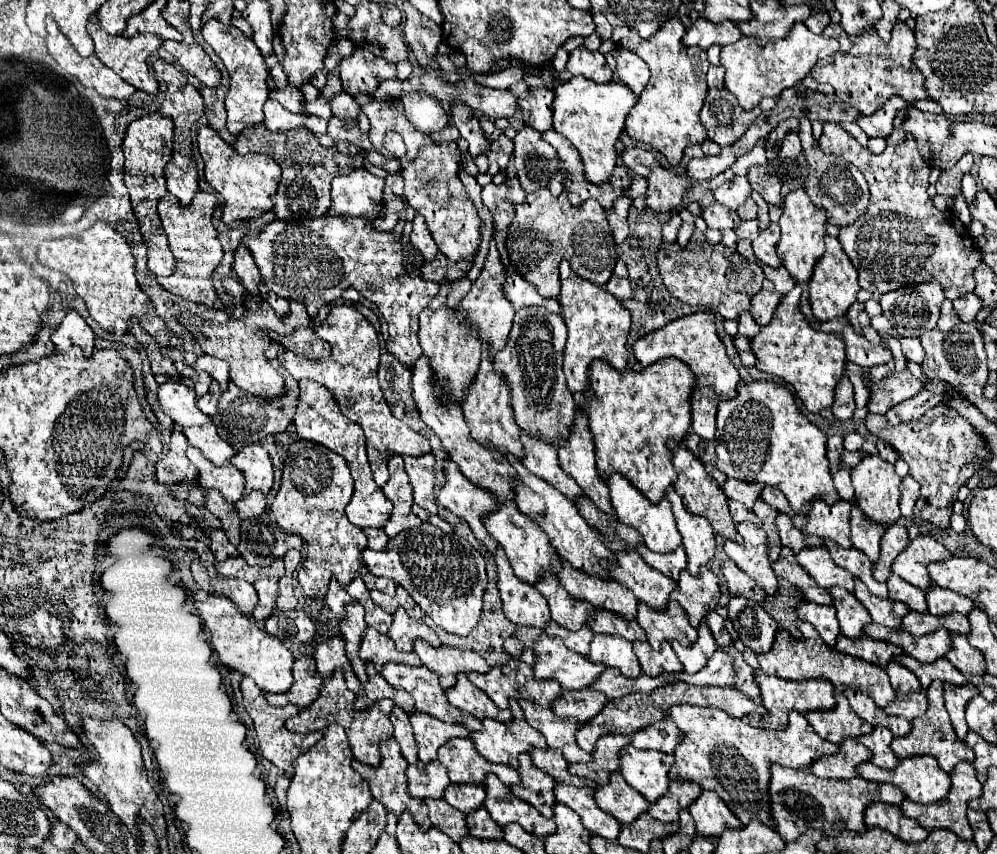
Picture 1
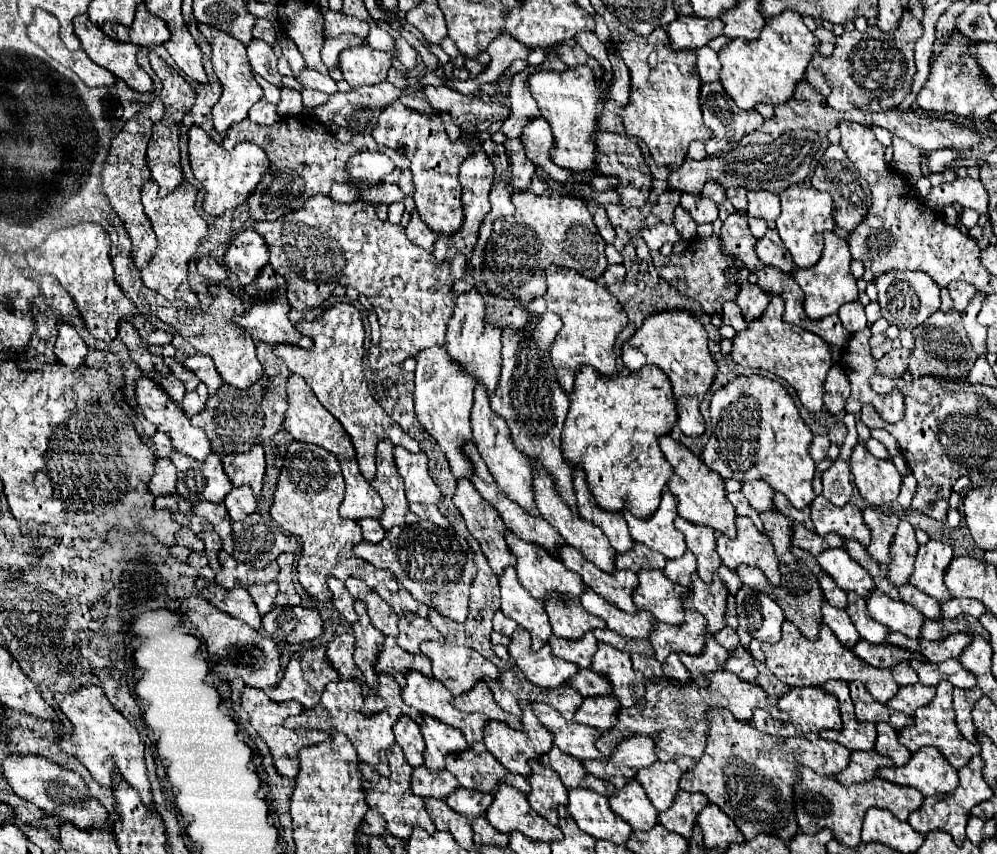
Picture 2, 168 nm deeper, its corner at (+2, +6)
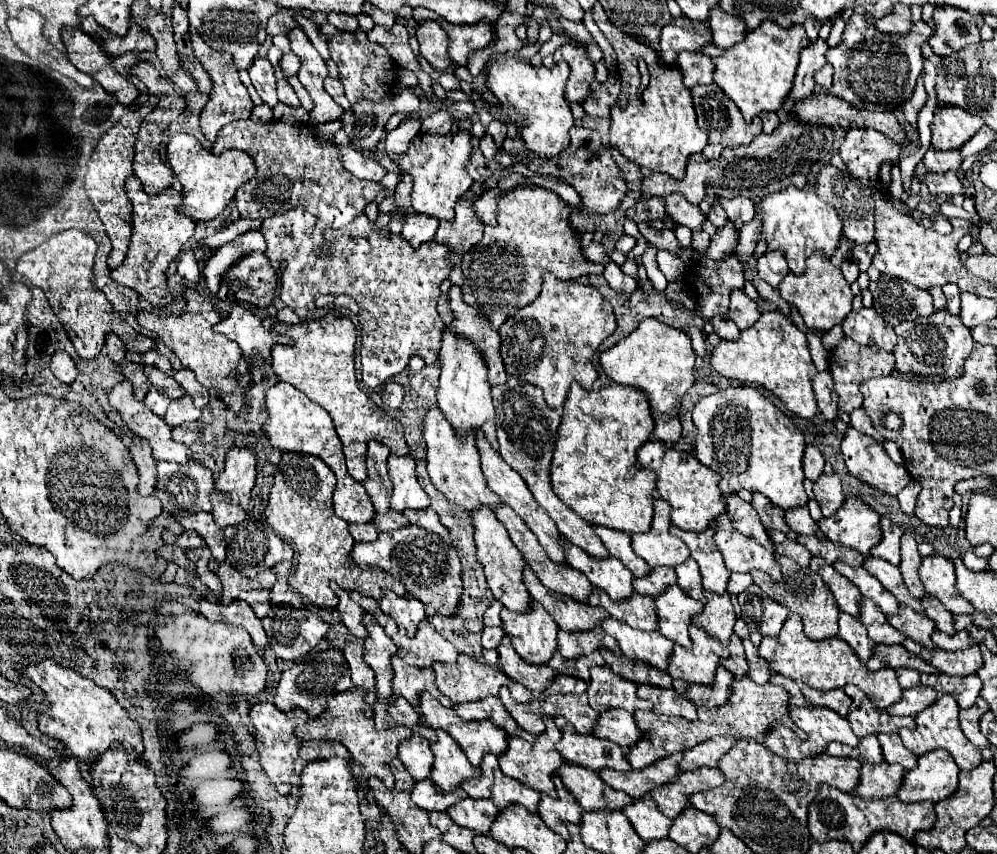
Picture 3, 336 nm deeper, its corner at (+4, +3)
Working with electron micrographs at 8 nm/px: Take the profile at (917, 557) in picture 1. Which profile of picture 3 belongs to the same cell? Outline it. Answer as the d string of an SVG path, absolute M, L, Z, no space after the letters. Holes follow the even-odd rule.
M926 555L922 557L920 565L920 581L926 593L940 599L940 603L952 613L972 613L974 607L964 601L964 597L956 595L956 577L954 577L954 563L944 555Z

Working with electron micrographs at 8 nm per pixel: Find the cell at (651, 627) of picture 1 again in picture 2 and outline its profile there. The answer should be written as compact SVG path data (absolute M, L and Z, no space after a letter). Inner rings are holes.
M686 610L686 622L682 626L654 624L654 638L650 638L650 644L654 646L656 660L664 664L672 652L684 652L692 656L702 654L706 646L706 634L706 620L702 614Z

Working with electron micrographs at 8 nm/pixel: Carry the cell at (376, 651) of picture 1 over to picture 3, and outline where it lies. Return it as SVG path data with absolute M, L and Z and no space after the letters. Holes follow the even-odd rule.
M392 655L392 669L394 669L394 679L392 679L394 695L400 695L406 701L410 701L412 705L416 705L418 695L422 691L428 691L442 705L452 707L452 701L448 701L448 697L444 697L434 685L434 669L432 667L410 667L398 655Z

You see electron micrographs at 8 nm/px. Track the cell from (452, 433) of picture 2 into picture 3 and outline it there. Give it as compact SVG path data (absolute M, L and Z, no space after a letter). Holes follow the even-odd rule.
M434 405L426 411L424 441L428 447L426 461L428 461L430 479L438 487L438 491L442 491L452 503L460 505L466 513L476 509L480 503L486 507L494 507L500 503L500 497L496 497L496 493L492 493L488 489L484 473L480 469L480 455L474 445L474 433L472 431L456 431L456 427L452 427L448 423L444 413L440 413L438 405Z

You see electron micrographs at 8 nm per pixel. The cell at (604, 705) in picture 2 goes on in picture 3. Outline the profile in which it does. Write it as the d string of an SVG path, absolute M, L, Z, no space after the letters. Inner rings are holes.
M608 709L608 713L600 713L600 721L596 721L596 729L592 729L592 733L618 743L620 747L634 745L642 735L634 717L624 709Z

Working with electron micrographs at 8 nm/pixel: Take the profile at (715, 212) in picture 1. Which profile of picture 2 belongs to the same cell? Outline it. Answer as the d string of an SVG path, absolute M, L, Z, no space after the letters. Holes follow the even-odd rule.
M680 194L680 206L684 210L690 212L692 220L696 224L704 224L704 222L714 222L718 218L718 204L714 204L712 200L700 196L700 194Z

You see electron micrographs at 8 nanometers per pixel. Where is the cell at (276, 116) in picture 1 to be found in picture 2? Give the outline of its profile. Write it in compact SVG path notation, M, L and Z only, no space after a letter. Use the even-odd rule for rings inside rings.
M260 100L260 102L256 102L256 106L250 108L248 118L250 118L252 122L256 122L256 124L266 124L266 126L270 126L270 124L278 122L280 116L278 116L274 104L270 104L270 102L266 102L266 100Z

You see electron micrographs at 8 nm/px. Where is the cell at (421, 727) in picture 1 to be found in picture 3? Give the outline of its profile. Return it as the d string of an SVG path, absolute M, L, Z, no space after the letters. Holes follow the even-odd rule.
M436 731L438 739L430 743L430 749L434 753L434 765L430 779L444 791L450 791L458 787L468 777L478 777L480 769L470 765L470 761L464 757L464 751L448 733Z

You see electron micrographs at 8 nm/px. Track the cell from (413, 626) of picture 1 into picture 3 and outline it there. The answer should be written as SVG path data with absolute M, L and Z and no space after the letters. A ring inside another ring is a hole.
M428 619L420 623L420 629L416 637L408 637L402 629L392 637L392 641L398 645L398 655L404 663L416 665L416 667L432 667L434 661L444 663L456 663L458 651L452 643L448 643L432 625Z

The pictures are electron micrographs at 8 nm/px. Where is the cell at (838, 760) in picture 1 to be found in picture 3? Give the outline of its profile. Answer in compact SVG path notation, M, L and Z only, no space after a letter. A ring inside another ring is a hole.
M862 761L860 781L854 793L862 799L884 799L896 795L902 777L904 777L904 769L900 765L890 765L886 761L872 765L868 761Z

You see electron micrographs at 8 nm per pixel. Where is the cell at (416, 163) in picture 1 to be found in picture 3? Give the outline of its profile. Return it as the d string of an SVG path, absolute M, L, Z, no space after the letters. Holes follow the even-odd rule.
M458 129L448 135L432 135L432 133L418 133L408 151L398 155L398 165L414 177L412 189L412 207L416 213L432 215L440 221L452 221L456 201L472 187L472 177L466 173L466 165L472 157L470 145L470 131Z

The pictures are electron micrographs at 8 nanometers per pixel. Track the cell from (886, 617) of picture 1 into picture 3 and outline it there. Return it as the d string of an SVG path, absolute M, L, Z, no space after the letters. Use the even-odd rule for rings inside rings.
M900 605L900 613L898 615L888 615L888 623L894 629L898 629L900 633L904 633L908 639L912 639L912 641L916 641L916 643L920 643L924 647L928 647L928 649L936 647L936 645L932 645L932 639L930 639L936 625L926 615L916 613L910 607Z

